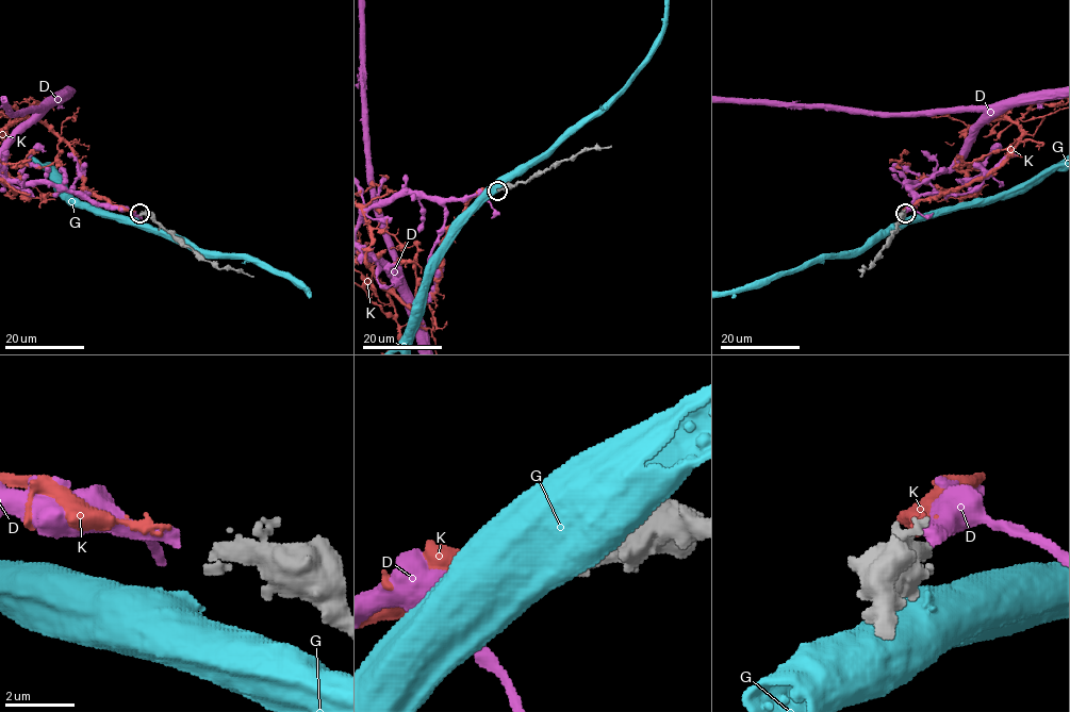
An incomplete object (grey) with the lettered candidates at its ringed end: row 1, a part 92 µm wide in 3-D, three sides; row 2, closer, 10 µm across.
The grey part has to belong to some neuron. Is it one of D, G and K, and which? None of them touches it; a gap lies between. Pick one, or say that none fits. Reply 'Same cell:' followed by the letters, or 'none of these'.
Same cell: D

